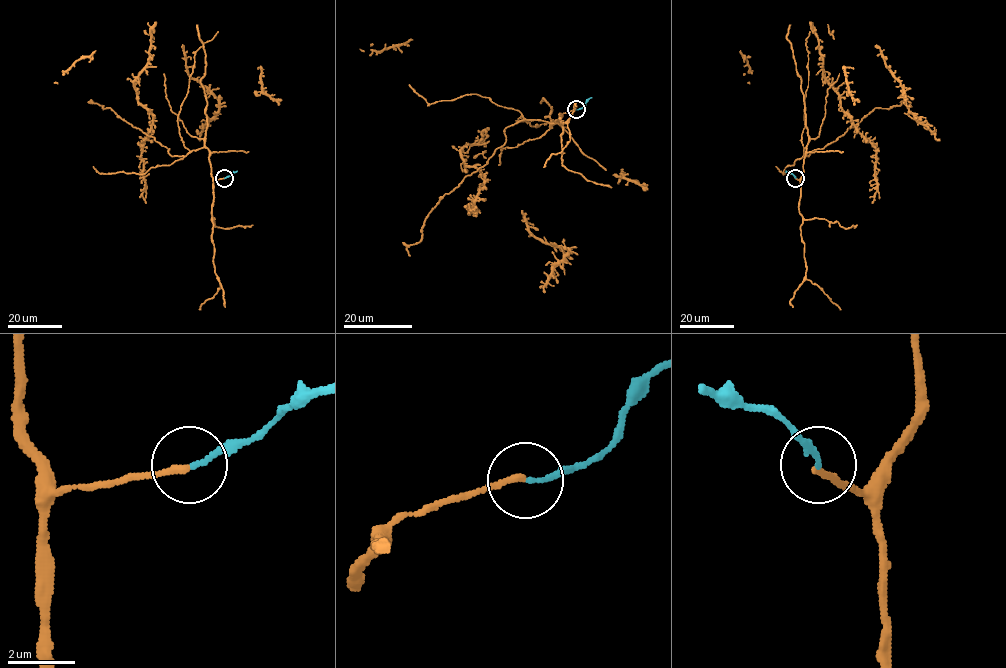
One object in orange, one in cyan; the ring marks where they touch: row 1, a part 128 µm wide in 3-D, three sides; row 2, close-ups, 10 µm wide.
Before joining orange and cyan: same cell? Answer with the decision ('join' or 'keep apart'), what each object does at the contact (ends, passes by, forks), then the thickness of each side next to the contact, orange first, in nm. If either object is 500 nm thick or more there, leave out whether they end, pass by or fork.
keep apart; orange ends there; cyan ends there; 180 nm thick on the orange side, 130 nm on the other

